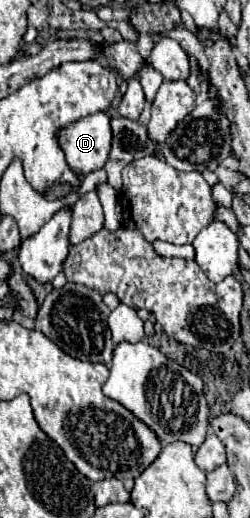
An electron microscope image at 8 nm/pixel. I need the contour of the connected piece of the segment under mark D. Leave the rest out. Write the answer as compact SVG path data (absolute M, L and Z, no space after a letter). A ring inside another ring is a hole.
M97 112L59 130L67 162L79 176L95 172L107 162L113 138L109 122L111 118L105 112Z

